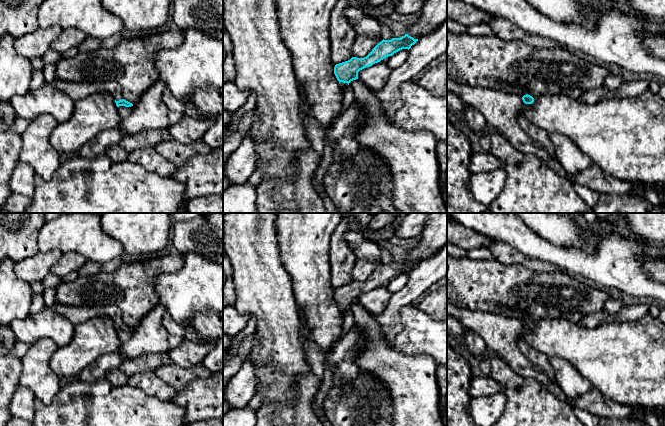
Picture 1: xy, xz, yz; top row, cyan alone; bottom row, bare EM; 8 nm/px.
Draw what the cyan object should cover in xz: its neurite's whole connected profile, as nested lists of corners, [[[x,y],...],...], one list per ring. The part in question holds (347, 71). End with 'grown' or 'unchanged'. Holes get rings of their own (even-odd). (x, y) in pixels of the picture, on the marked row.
[[[405,34],[401,38],[383,39],[366,57],[352,57],[348,61],[336,64],[334,74],[340,83],[341,89],[344,91],[351,81],[358,79],[358,72],[360,70],[370,67],[402,49],[409,50],[417,41],[418,39],[414,39],[408,34]]]; grown

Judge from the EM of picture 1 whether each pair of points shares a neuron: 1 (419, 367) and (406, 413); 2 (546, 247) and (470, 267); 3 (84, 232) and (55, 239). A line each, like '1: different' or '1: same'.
1: same
2: different
3: same

